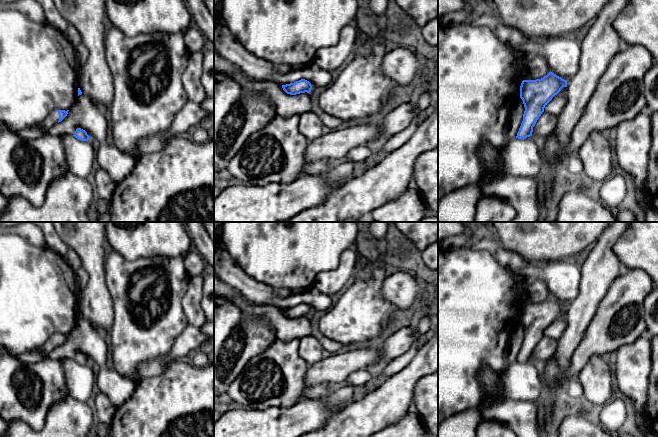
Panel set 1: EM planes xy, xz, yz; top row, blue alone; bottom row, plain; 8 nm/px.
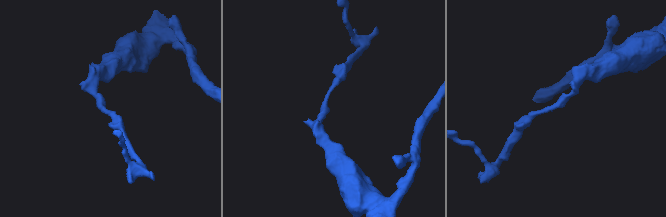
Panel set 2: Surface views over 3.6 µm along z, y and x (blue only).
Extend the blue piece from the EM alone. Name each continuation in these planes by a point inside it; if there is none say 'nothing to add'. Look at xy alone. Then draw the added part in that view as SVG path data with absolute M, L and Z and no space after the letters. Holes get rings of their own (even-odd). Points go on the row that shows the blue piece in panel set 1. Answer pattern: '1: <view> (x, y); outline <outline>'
1: xy (52, 119); outline M58 110L52 111L45 120L38 126L35 126L33 128L35 129L48 129L54 125L56 125L59 121L59 114Z

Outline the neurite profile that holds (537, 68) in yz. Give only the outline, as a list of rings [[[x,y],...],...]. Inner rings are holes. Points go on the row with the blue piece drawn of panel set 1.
[[[535,57],[525,65],[523,78],[525,80],[541,79],[550,72],[547,62],[542,57]]]

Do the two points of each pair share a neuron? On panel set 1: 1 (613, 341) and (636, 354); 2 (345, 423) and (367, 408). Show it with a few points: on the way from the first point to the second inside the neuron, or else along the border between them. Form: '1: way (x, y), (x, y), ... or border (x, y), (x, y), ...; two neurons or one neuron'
1: border (641, 333), (636, 339), (624, 344), (615, 353); two neurons
2: way (350, 423), (362, 413); one neuron

